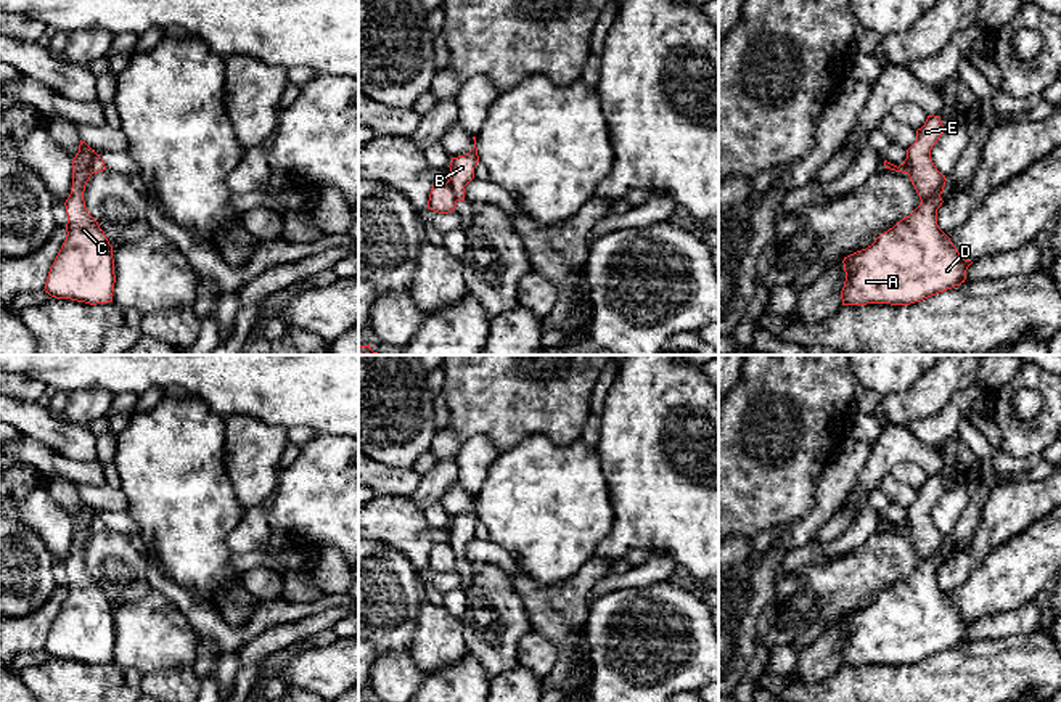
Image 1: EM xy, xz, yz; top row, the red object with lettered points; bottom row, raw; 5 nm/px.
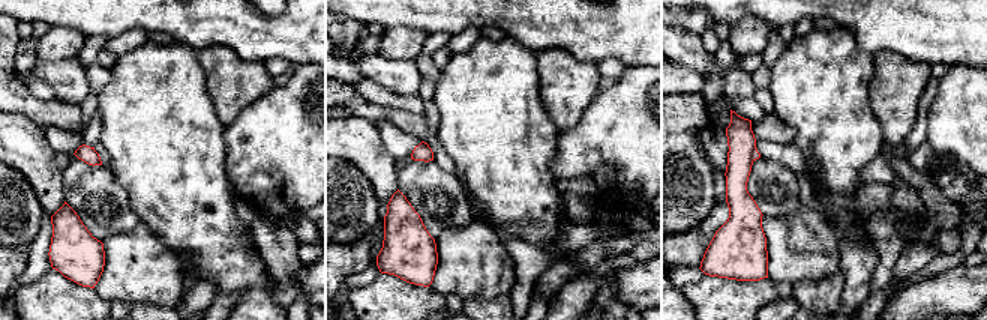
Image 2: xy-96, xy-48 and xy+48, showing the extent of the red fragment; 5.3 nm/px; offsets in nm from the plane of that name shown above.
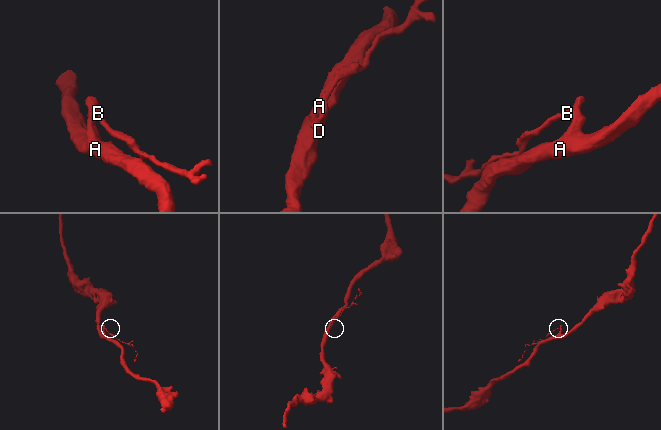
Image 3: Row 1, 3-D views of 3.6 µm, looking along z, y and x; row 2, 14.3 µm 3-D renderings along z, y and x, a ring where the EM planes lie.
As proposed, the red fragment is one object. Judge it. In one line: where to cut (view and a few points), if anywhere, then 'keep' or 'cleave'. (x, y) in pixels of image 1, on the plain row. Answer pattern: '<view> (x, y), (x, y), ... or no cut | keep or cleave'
xy (97, 514), (90, 524), (90, 532) | cleave

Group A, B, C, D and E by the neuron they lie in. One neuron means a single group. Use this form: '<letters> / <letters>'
A C D E / B

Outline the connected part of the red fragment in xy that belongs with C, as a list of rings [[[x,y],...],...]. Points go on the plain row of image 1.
[[[80,500],[79,512],[72,519],[71,554],[64,562],[68,594],[50,626],[43,649],[51,657],[90,665],[113,662],[116,643],[113,606],[84,561],[95,516],[95,509]]]

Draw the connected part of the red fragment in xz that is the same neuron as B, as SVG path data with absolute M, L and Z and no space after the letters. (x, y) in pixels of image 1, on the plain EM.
M476 496L473 500L474 508L465 516L452 517L449 525L452 535L447 543L453 548L457 561L465 561L465 546L474 538L474 527L479 522Z

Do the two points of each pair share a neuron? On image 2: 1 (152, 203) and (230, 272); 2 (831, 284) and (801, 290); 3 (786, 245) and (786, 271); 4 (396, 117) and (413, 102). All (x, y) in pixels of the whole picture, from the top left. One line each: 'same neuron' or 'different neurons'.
1: same neuron
2: same neuron
3: same neuron
4: different neurons

